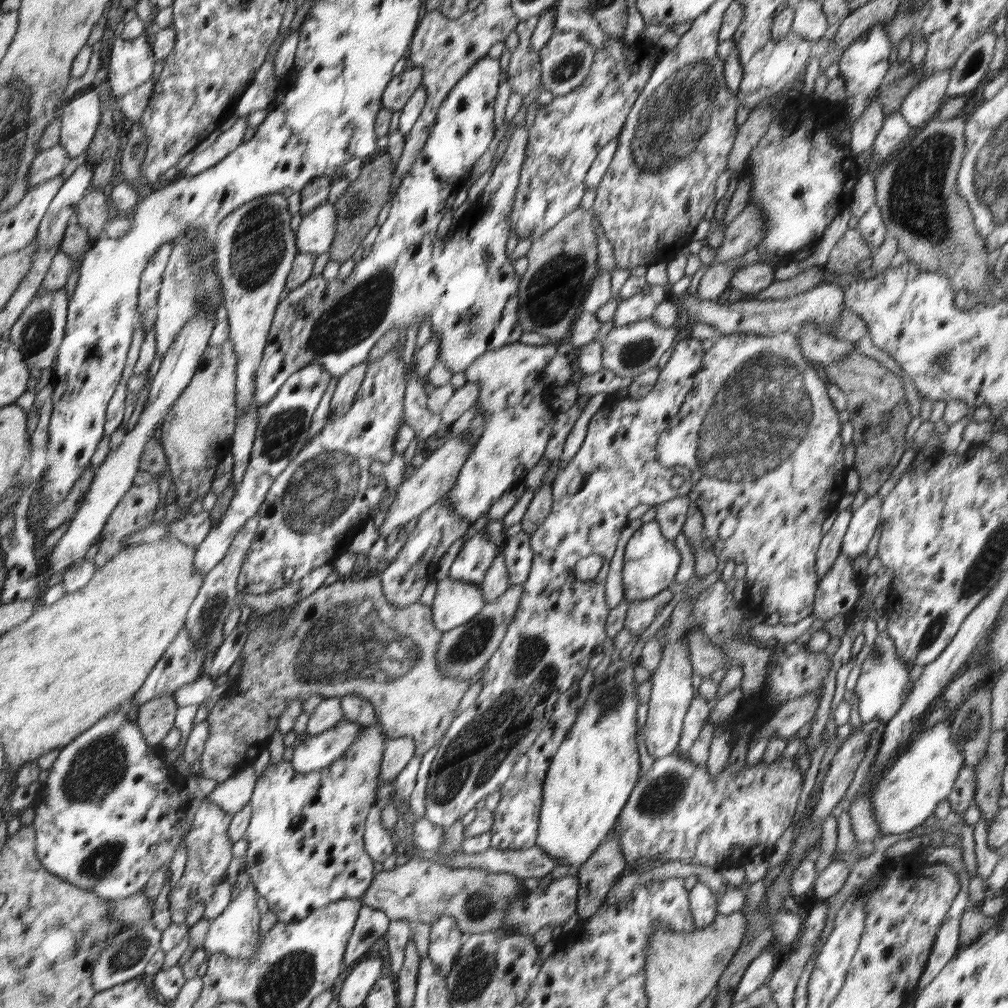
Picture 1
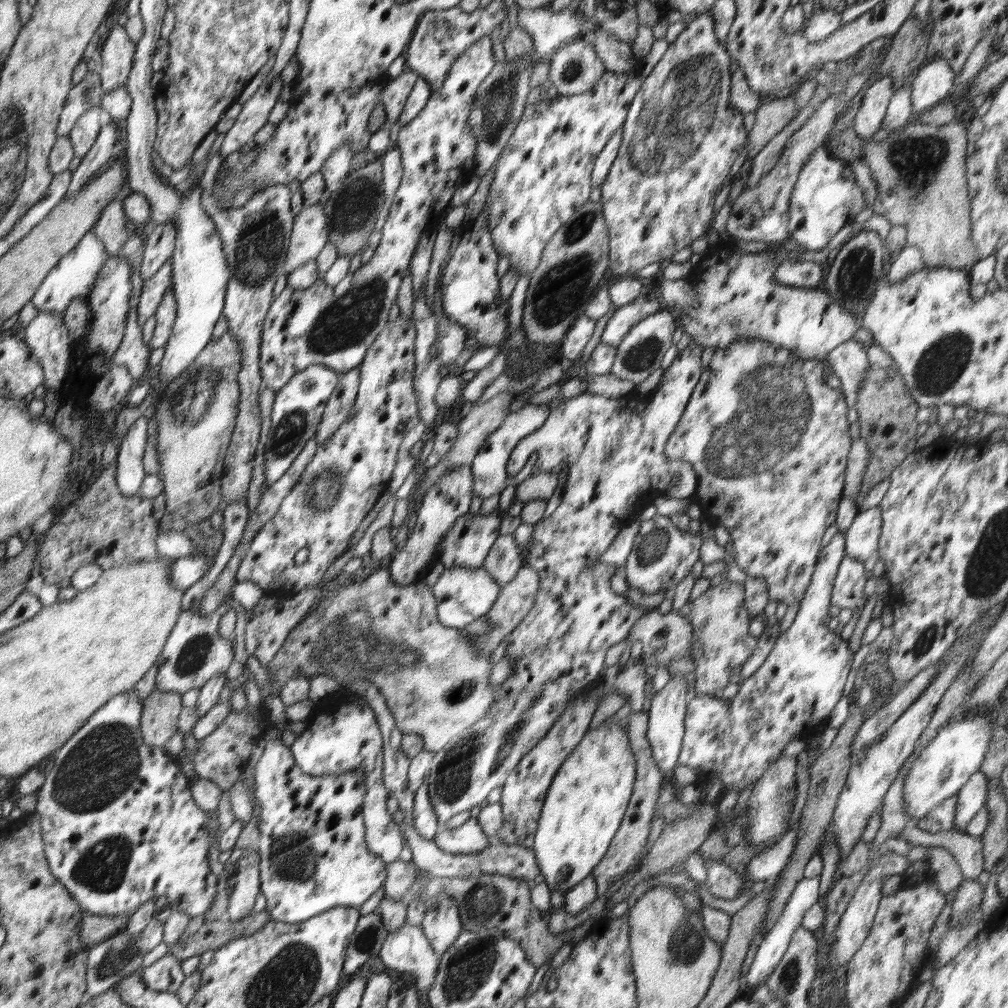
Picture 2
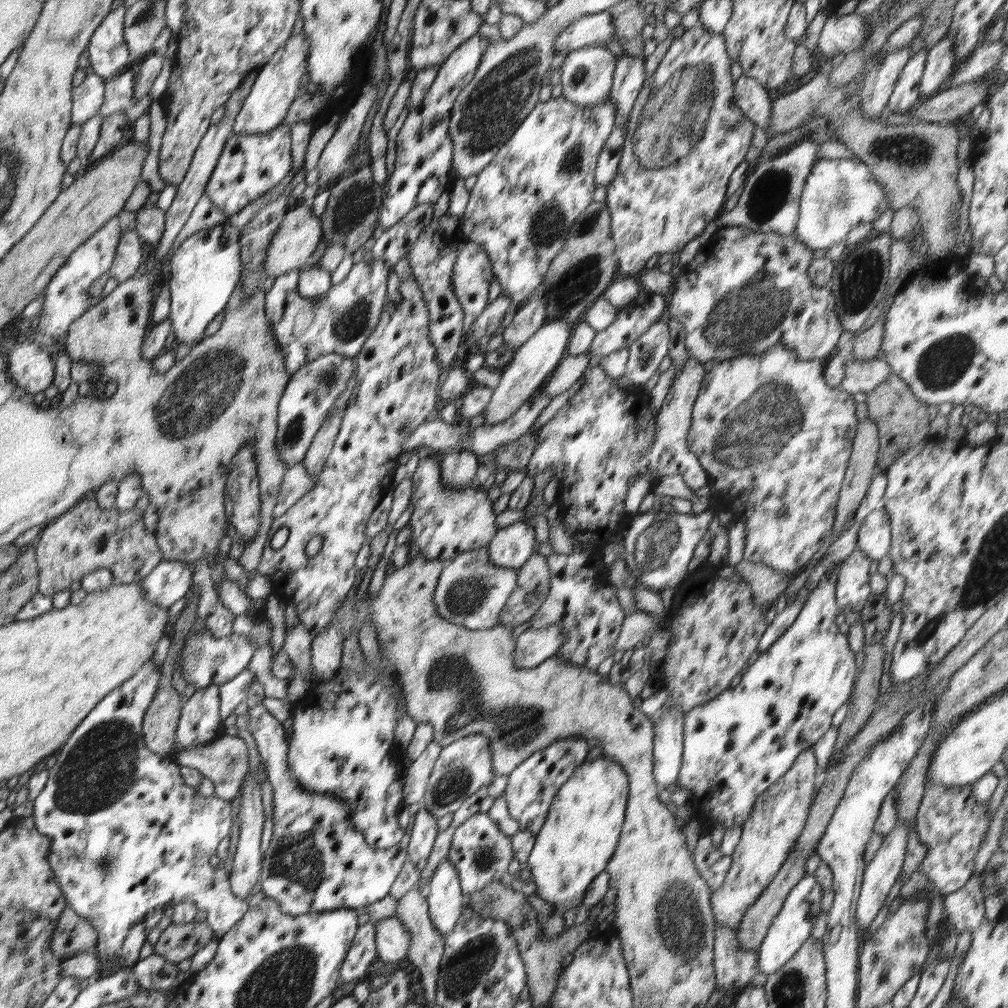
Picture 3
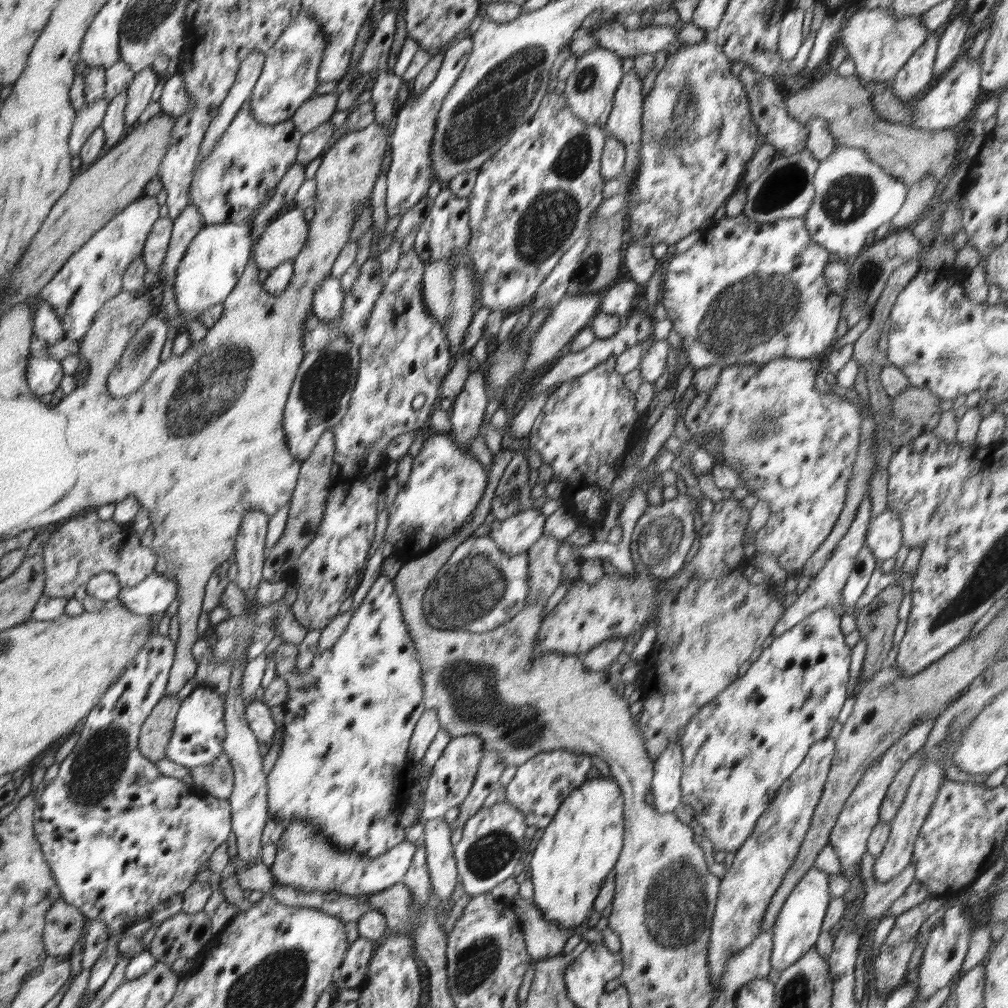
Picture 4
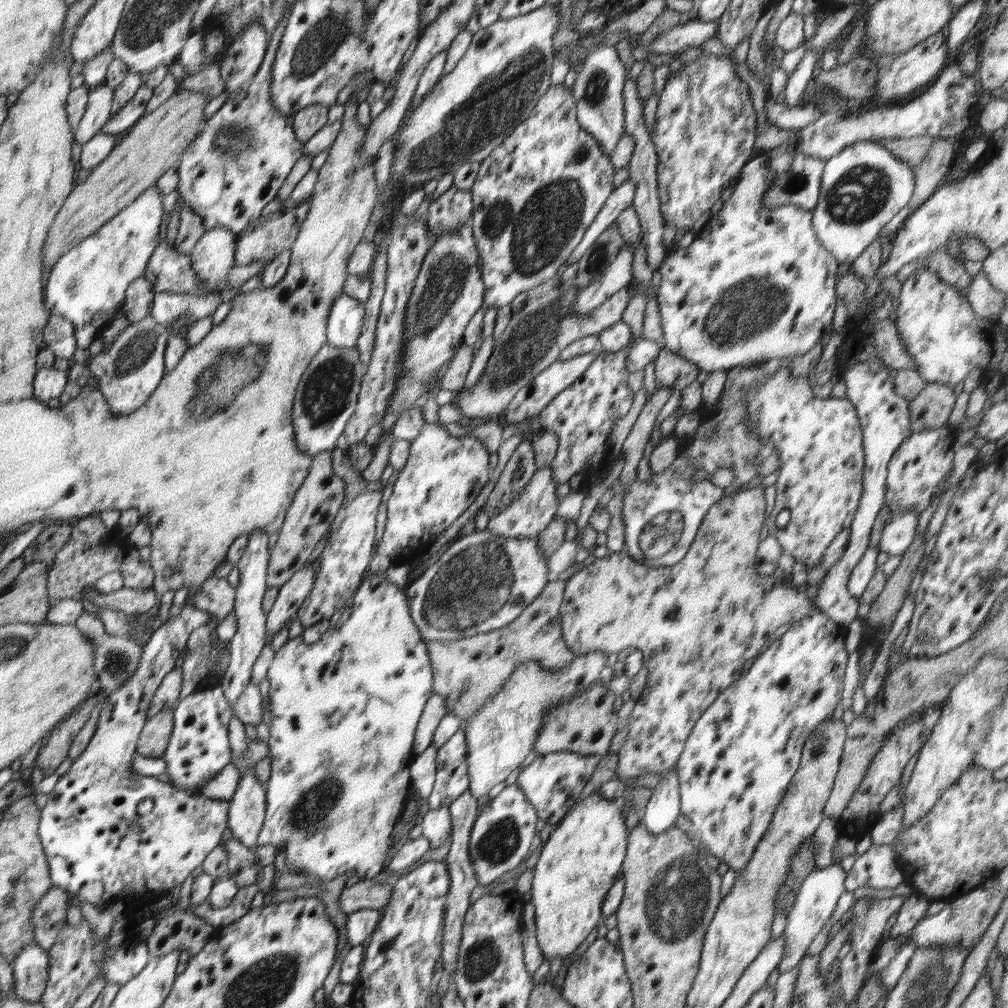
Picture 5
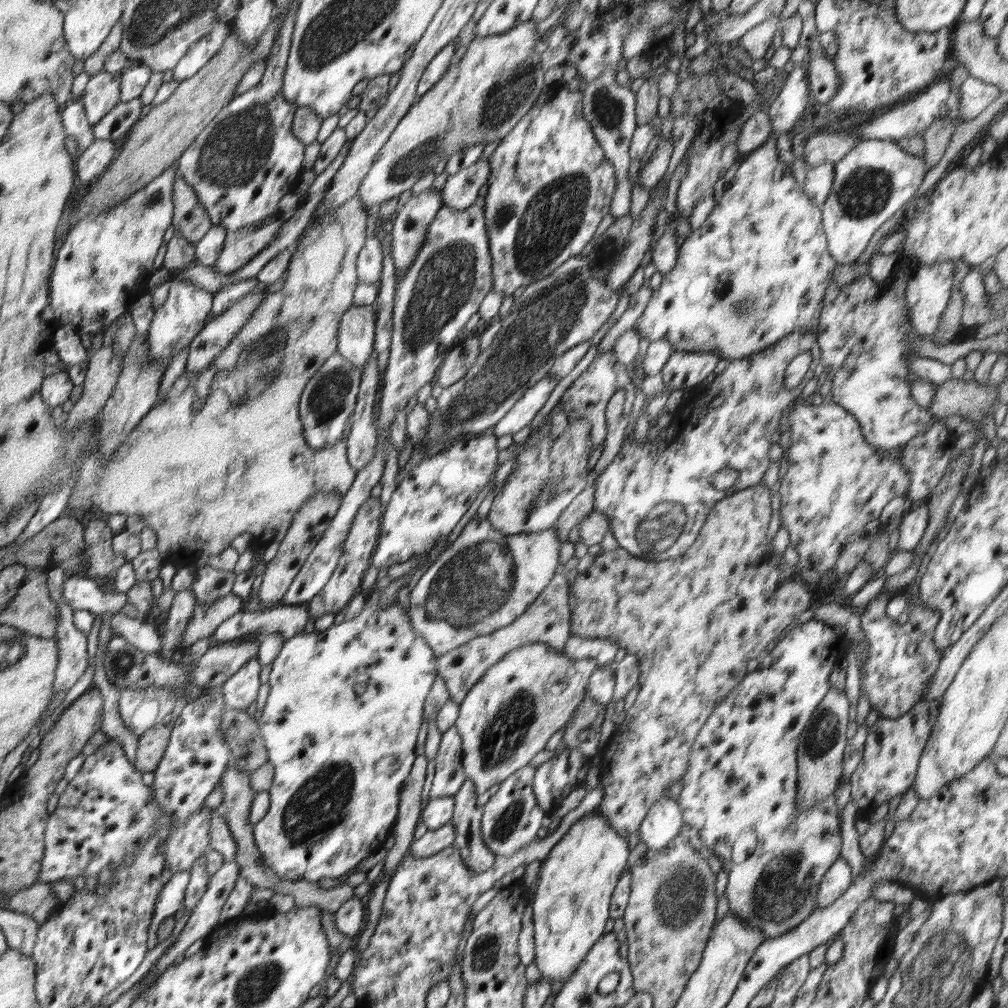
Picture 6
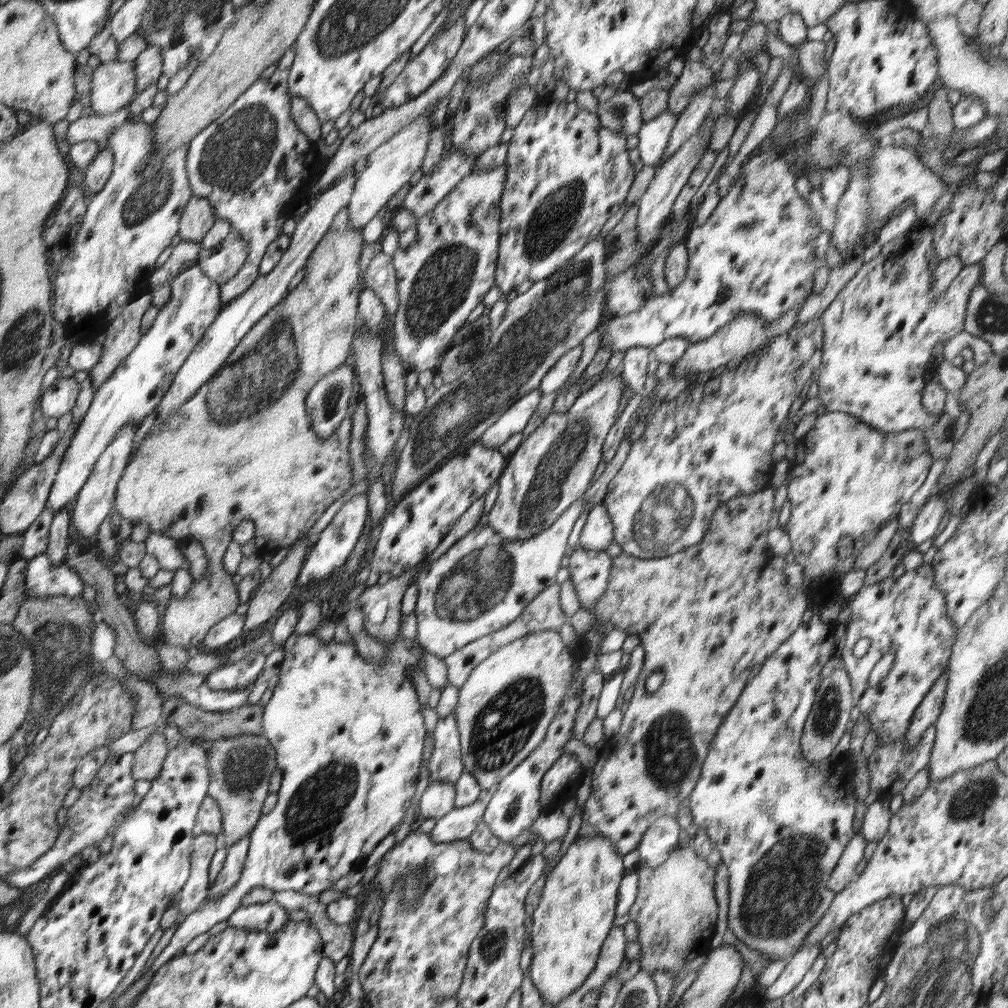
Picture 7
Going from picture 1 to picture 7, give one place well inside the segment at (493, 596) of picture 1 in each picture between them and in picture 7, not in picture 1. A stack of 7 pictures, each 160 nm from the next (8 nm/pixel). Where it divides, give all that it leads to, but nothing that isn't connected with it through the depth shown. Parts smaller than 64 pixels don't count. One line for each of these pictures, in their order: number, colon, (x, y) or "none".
2: (503, 562)
3: (512, 546)
4: (514, 535)
5: (528, 515)
6: (546, 477)
7: (553, 466)

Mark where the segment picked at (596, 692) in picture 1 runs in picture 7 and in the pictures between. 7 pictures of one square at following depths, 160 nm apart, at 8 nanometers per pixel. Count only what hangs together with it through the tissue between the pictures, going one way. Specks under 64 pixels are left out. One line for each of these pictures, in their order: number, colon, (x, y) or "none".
2: (588, 798)
3: (581, 832)
4: (578, 849)
5: (581, 860)
6: (578, 877)
7: (575, 914)

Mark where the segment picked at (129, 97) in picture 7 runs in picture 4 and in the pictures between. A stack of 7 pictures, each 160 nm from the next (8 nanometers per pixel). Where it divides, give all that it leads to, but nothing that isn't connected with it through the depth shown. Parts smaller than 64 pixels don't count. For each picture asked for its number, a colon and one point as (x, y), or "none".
4: (89, 118)
5: (98, 111)
6: (102, 93)

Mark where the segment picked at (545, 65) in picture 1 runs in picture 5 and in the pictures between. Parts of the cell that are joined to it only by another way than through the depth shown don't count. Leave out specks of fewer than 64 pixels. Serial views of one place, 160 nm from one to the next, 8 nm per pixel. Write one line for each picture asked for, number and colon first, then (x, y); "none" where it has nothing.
2: (575, 67)
3: (587, 73)
4: (590, 89)
5: (597, 92)

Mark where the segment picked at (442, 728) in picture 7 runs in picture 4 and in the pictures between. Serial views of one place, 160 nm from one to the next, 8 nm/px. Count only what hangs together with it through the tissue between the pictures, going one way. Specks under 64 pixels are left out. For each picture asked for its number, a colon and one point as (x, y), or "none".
4: (453, 775)
5: (451, 780)
6: (449, 775)

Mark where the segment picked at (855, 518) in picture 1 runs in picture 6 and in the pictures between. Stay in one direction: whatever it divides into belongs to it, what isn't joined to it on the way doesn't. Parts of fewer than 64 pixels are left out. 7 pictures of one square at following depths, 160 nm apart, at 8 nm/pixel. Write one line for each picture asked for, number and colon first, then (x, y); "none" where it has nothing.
2: (862, 538)
3: (874, 536)
4: (884, 538)
5: (896, 538)
6: (912, 527)

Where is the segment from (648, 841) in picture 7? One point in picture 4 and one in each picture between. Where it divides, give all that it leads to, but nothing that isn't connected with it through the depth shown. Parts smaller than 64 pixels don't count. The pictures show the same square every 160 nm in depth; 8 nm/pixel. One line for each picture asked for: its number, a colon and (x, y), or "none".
4: (667, 771)
5: (662, 811)
6: (663, 823)

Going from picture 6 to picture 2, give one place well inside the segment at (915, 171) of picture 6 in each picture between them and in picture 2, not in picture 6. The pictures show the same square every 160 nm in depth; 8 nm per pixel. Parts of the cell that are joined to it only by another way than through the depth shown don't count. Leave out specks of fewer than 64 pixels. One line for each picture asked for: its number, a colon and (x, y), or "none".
2: (826, 197)
3: (839, 194)
4: (853, 196)
5: (863, 186)

